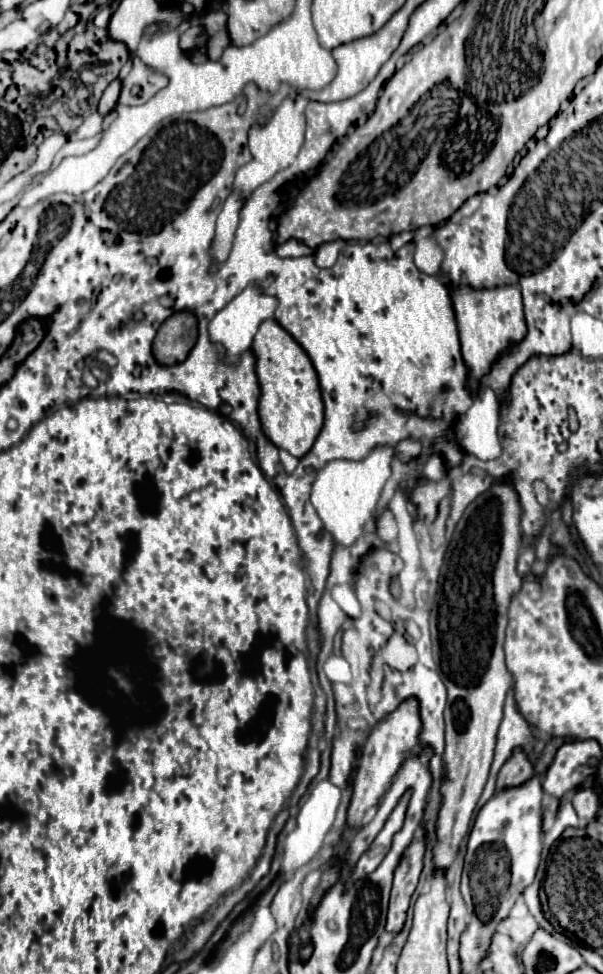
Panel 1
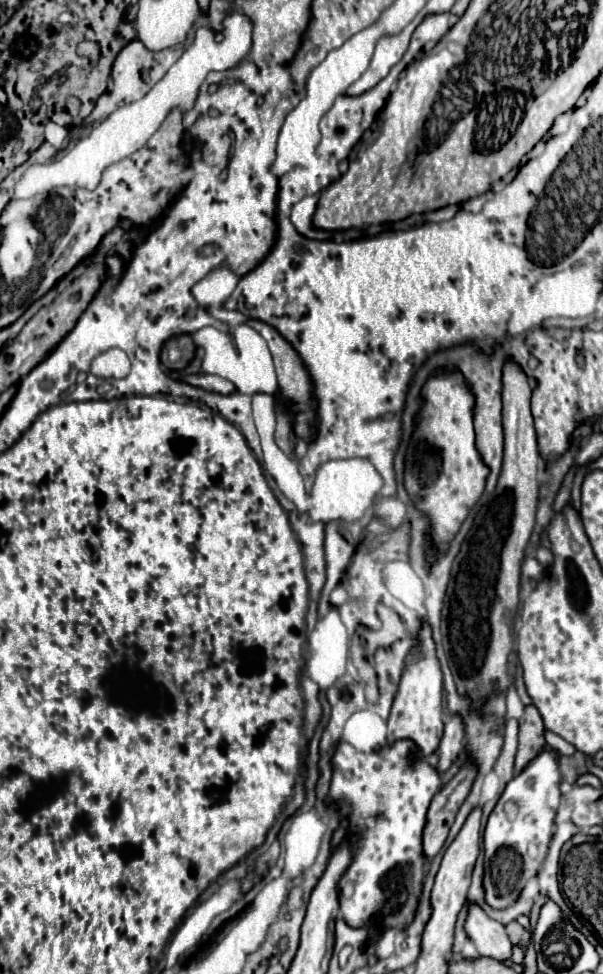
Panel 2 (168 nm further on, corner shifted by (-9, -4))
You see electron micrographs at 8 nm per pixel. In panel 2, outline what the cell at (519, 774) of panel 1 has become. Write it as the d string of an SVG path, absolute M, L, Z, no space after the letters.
M526 706L524 716L520 718L520 746L516 754L514 774L520 774L528 762L532 762L546 748L542 716L534 706Z

